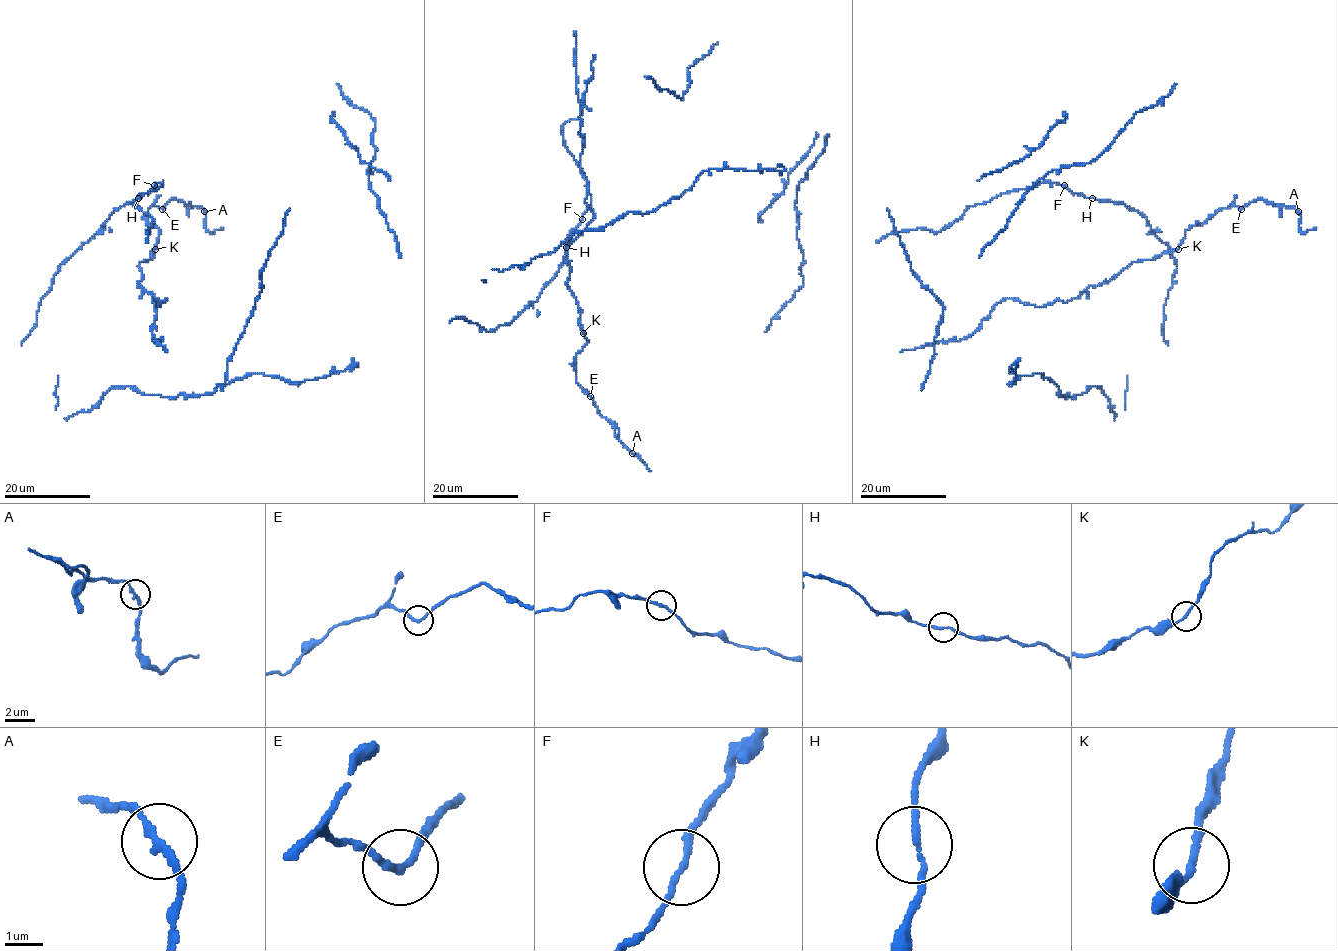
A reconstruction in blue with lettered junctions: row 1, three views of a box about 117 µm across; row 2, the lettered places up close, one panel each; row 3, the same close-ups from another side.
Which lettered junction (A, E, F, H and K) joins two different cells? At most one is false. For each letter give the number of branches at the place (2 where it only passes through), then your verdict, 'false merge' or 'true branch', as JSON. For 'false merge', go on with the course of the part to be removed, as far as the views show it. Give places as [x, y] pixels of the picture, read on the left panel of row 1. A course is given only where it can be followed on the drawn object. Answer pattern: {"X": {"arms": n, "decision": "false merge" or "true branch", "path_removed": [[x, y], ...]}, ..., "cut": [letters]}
{"A": {"arms": 2, "decision": "true branch"}, "E": {"arms": 2, "decision": "true branch"}, "F": {"arms": 2, "decision": "true branch"}, "H": {"arms": 2, "decision": "true branch"}, "K": {"arms": 2, "decision": "true branch"}, "cut": []}

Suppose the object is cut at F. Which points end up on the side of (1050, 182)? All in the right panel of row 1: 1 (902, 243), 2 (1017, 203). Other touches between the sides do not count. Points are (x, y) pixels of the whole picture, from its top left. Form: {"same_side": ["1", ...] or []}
{"same_side": []}

